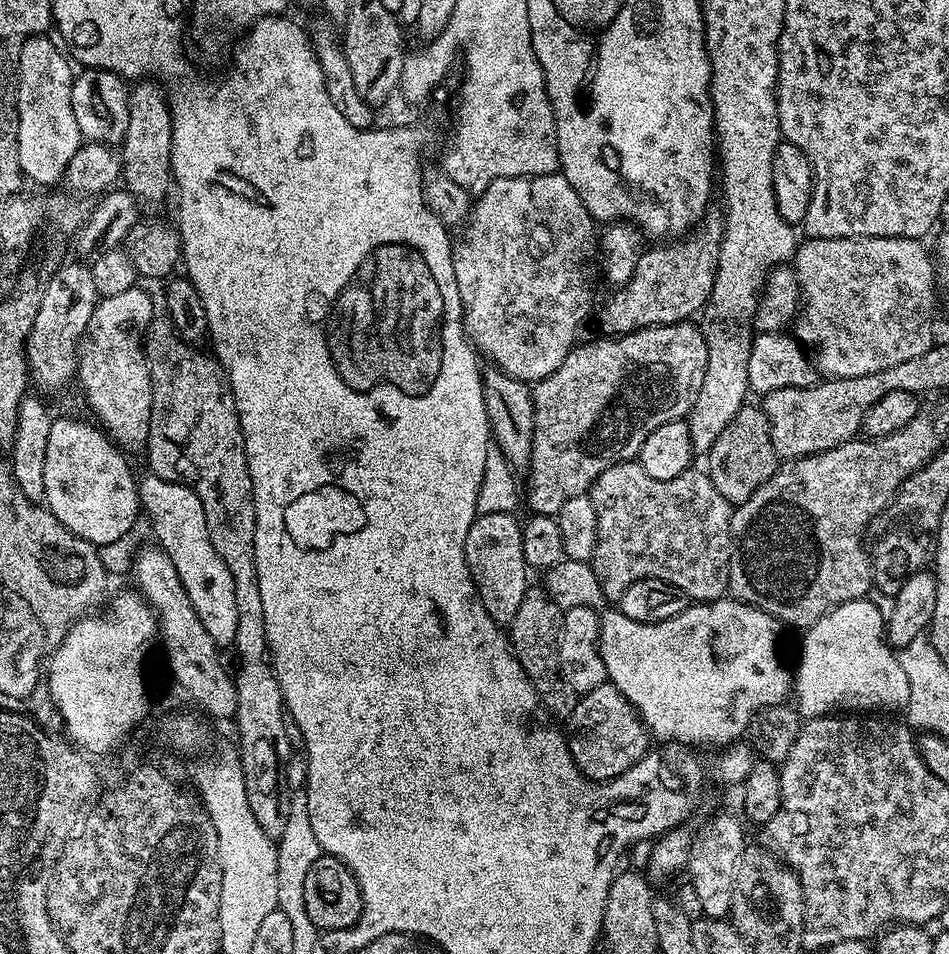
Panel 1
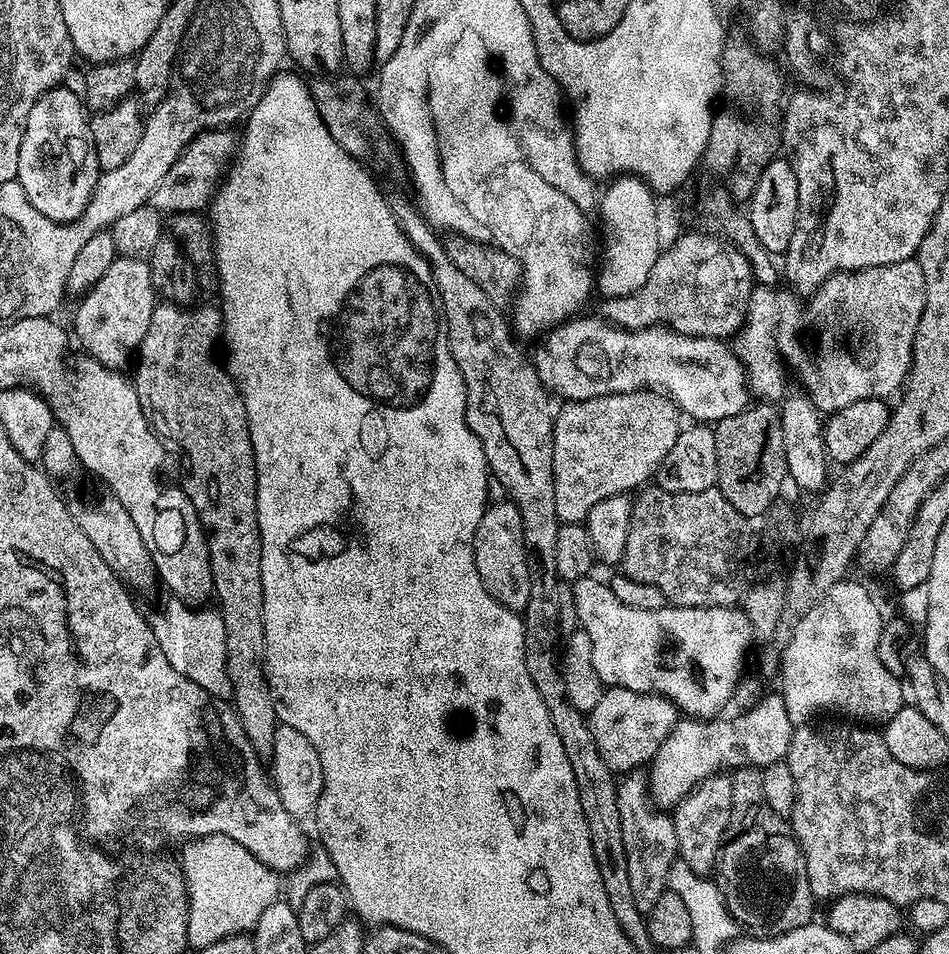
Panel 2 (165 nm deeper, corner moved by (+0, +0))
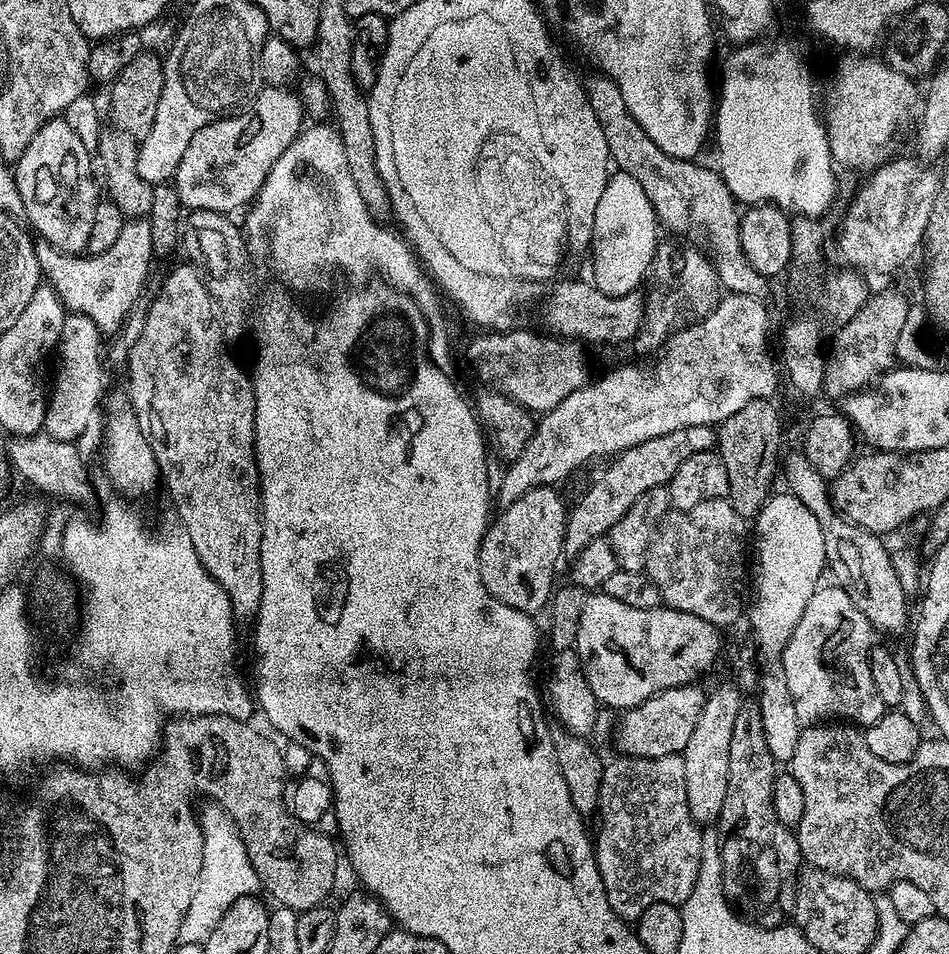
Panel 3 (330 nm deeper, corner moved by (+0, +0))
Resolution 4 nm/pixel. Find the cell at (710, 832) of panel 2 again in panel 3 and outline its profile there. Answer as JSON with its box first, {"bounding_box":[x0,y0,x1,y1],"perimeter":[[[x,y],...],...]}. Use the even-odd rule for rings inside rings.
{"bounding_box":[680,682,742,824],"perimeter":[[[728,682],[711,690],[705,697],[697,725],[680,754],[685,767],[686,798],[690,814],[699,824],[713,823],[720,815],[726,797],[728,757],[735,717],[742,701],[742,693],[735,683]]]}

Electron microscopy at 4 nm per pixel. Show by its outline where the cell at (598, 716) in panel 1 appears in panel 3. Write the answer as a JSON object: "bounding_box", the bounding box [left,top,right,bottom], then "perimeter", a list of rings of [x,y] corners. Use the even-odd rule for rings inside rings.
{"bounding_box":[614,683,705,758],"perimeter":[[[690,683],[677,688],[663,688],[641,704],[627,709],[614,728],[614,741],[620,747],[619,751],[638,758],[662,758],[682,753],[705,702],[705,689],[696,687],[695,683]]]}

